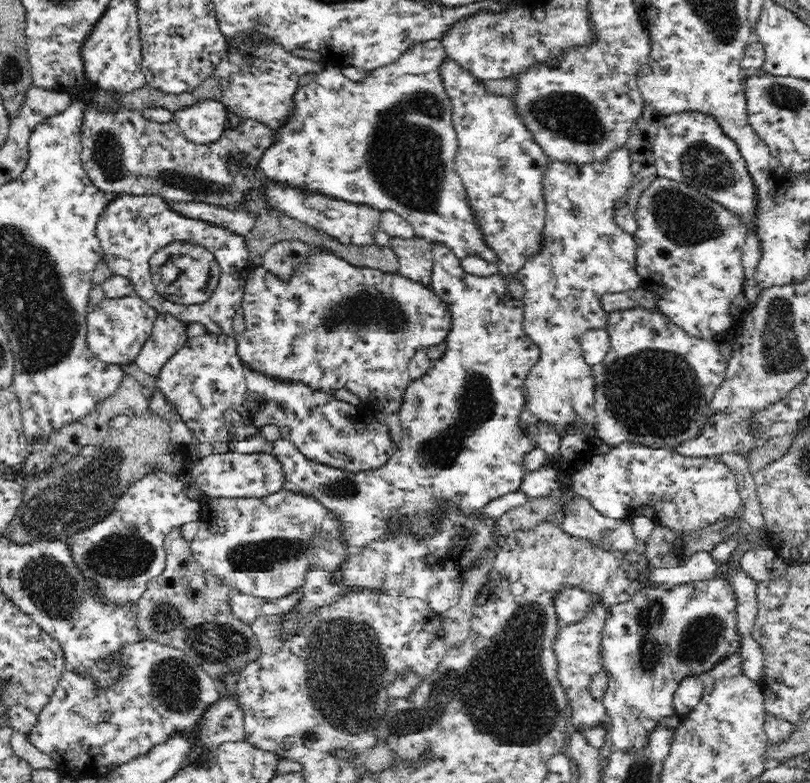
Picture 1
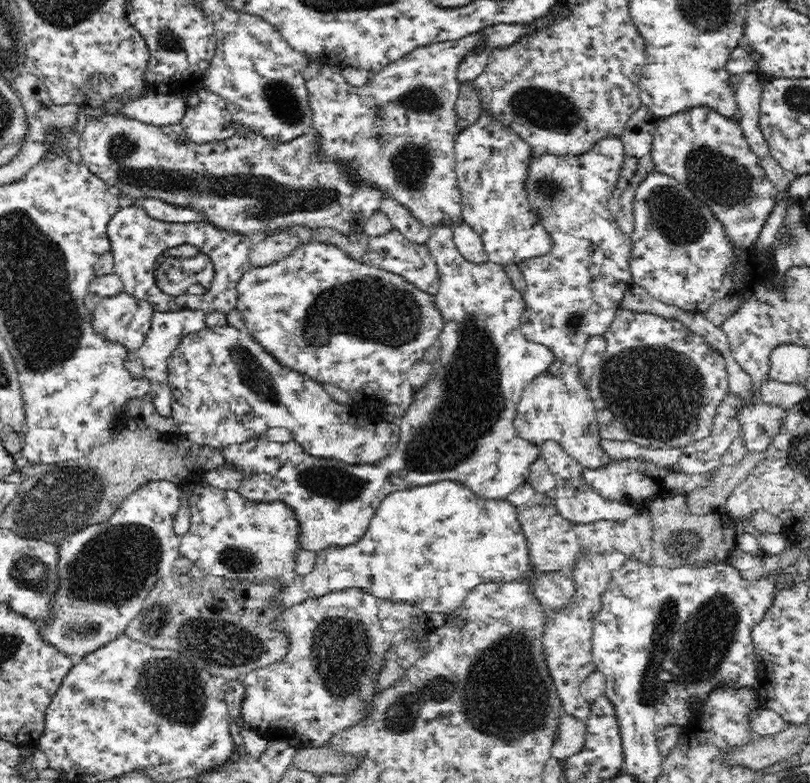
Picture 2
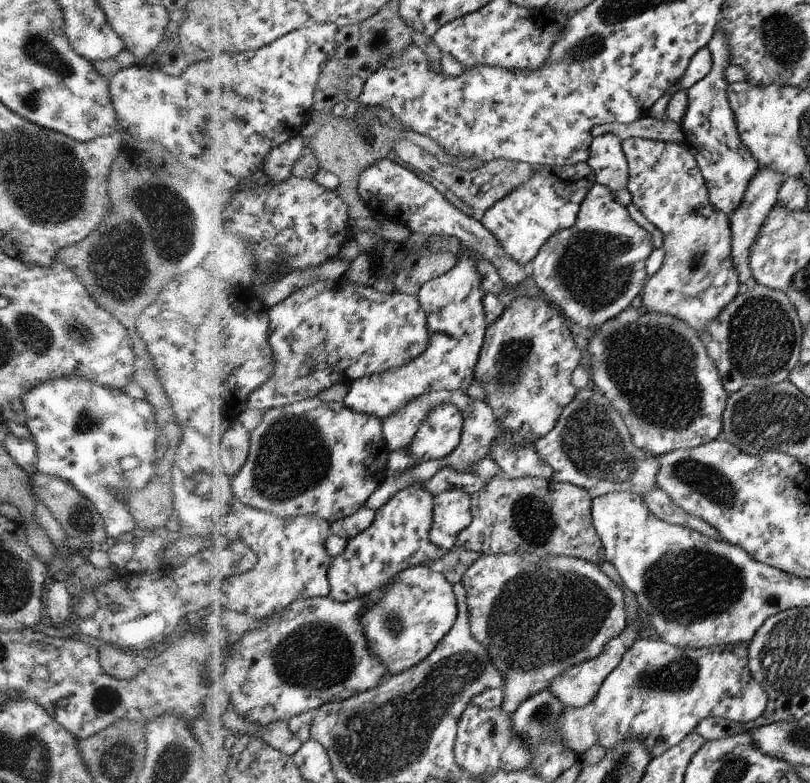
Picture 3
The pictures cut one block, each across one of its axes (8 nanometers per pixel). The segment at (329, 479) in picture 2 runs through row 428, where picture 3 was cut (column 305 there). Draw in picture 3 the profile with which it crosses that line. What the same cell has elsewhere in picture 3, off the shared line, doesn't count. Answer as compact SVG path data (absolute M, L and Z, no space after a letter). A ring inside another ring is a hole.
M320 399L298 401L282 408L275 408L264 412L263 415L262 422L250 436L250 457L246 465L243 466L242 470L239 470L239 473L232 481L234 496L246 506L278 515L281 518L311 514L325 518L333 524L343 518L351 517L355 512L367 507L367 502L370 501L371 496L379 490L389 476L391 448L389 448L384 436L383 421L377 415L355 412L355 410L347 407L343 401L325 402Z

